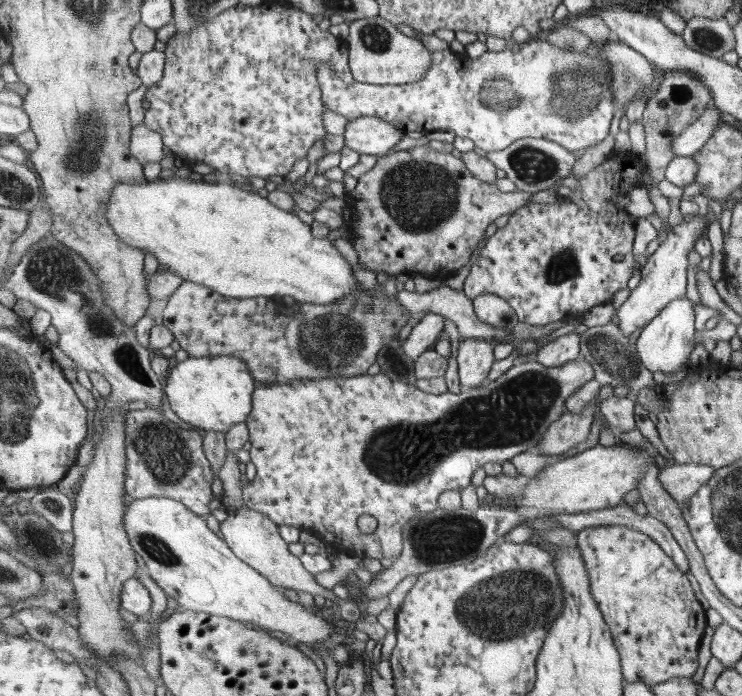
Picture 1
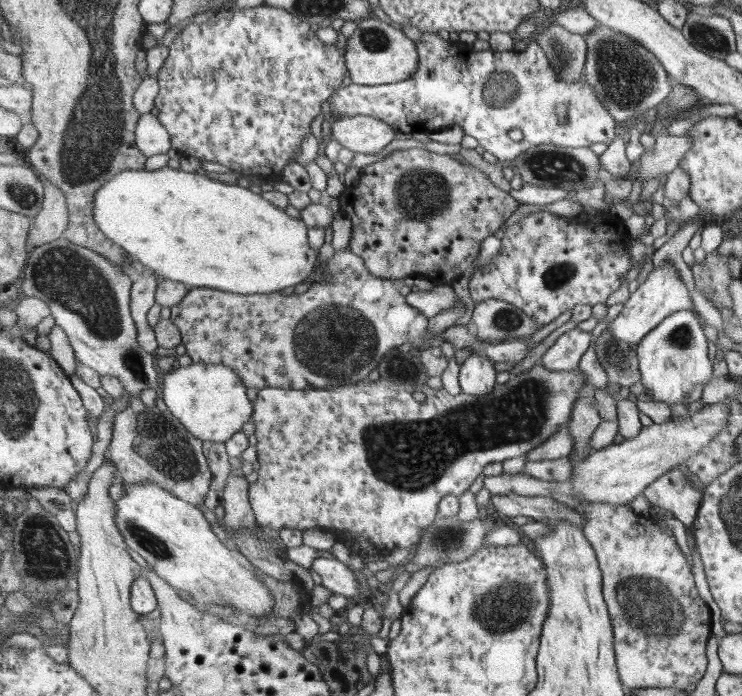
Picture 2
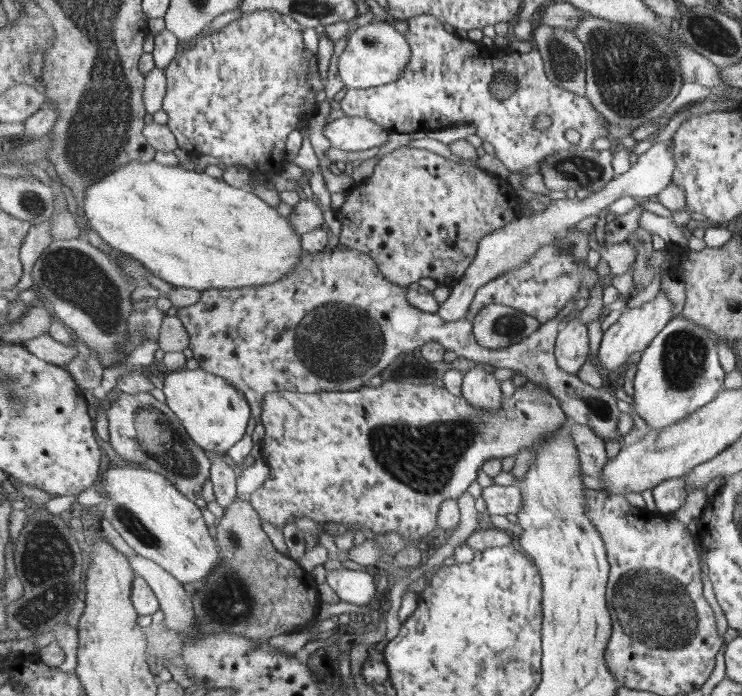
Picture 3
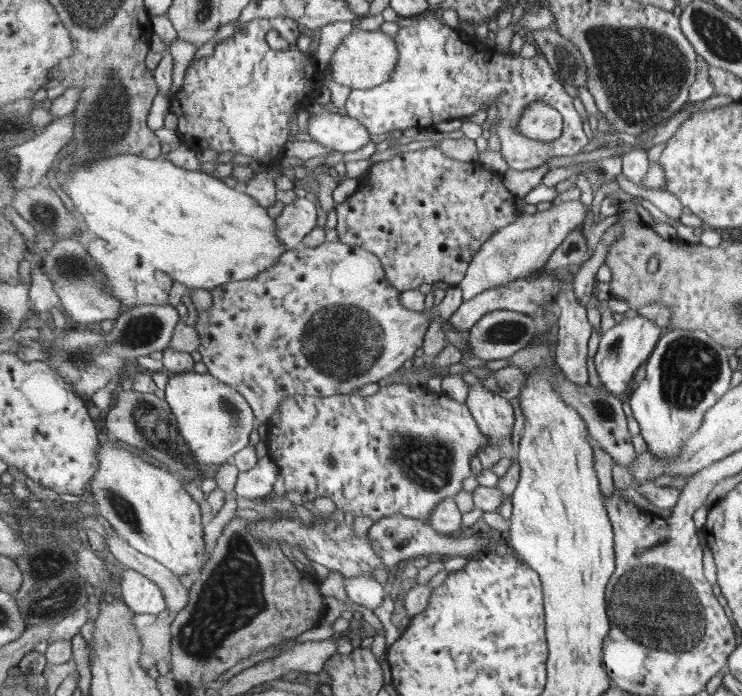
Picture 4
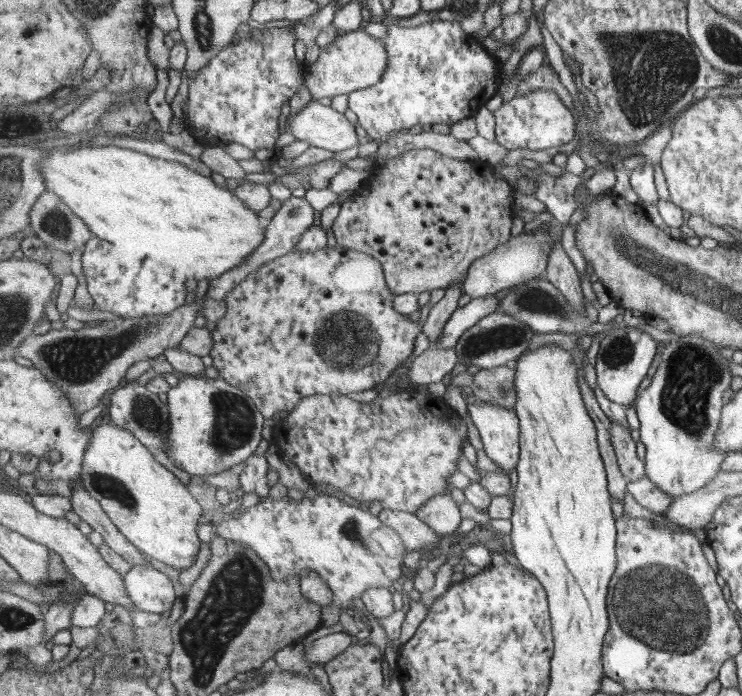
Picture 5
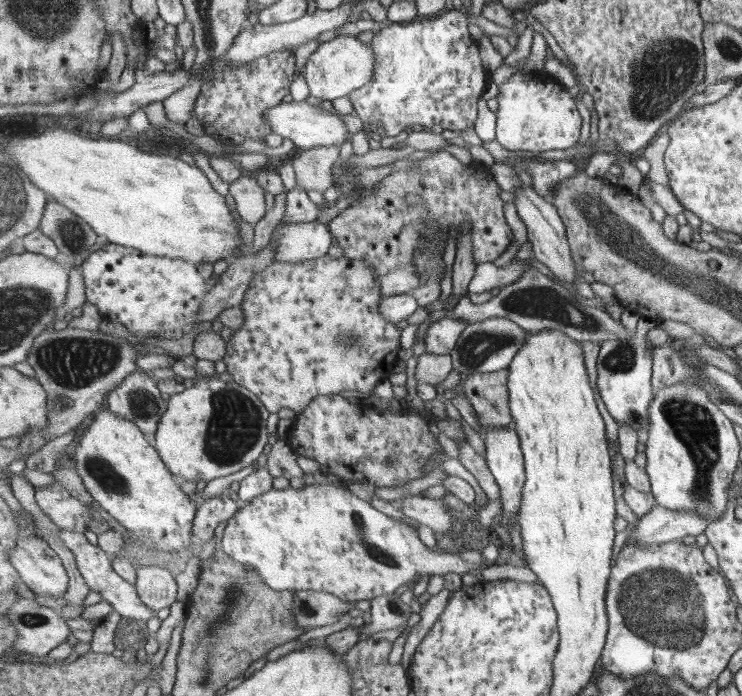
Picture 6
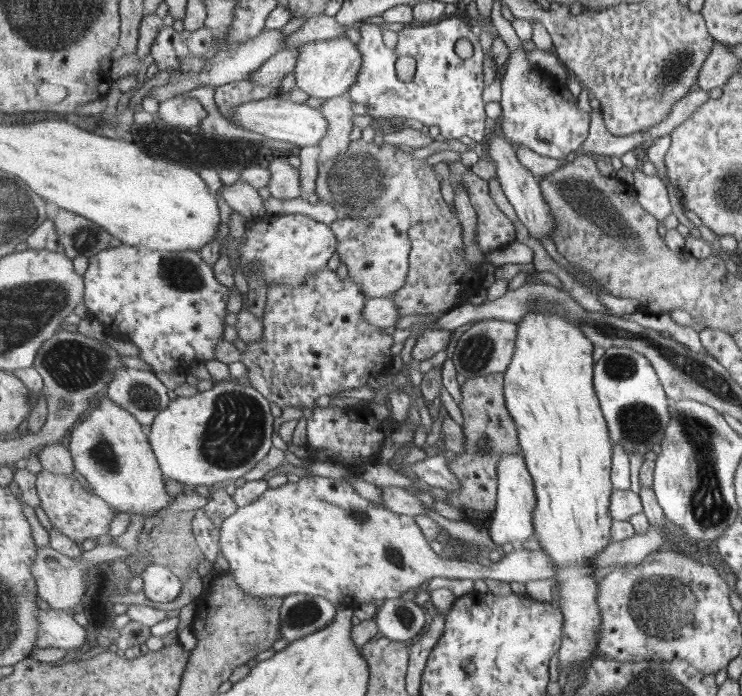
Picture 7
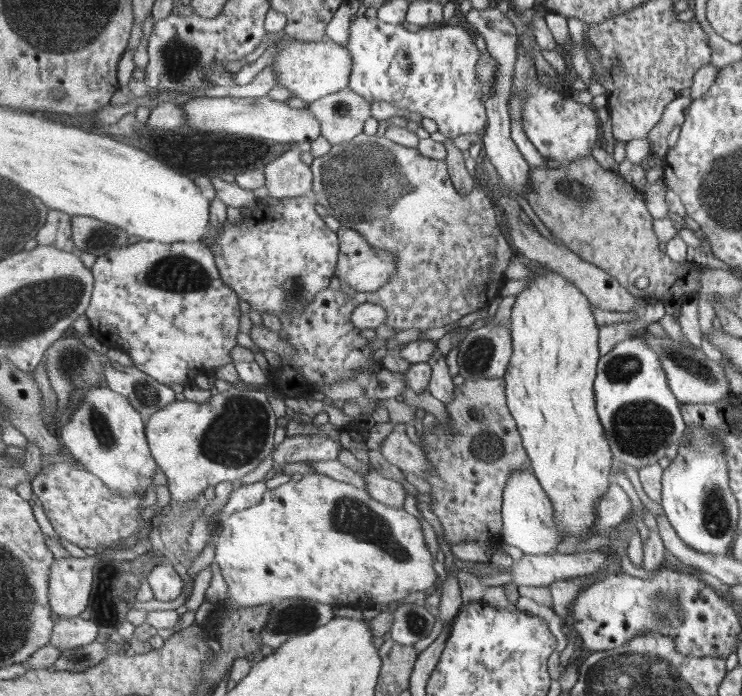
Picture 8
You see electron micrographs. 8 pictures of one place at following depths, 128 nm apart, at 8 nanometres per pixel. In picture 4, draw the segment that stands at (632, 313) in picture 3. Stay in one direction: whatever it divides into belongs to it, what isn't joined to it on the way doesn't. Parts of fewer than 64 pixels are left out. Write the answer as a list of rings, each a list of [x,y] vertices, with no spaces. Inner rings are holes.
[[[637,314],[636,317],[624,319],[601,334],[594,364],[604,388],[620,398],[629,398],[633,374],[637,372],[637,368],[645,366],[665,331],[666,328],[657,326],[653,320]]]

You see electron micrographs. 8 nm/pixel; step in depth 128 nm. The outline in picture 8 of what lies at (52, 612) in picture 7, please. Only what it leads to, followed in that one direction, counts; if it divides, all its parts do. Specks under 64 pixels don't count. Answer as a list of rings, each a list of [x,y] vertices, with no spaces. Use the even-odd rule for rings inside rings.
[[[59,616],[54,622],[54,633],[51,635],[51,644],[63,650],[79,648],[95,642],[99,626],[95,622],[83,618],[67,618]]]

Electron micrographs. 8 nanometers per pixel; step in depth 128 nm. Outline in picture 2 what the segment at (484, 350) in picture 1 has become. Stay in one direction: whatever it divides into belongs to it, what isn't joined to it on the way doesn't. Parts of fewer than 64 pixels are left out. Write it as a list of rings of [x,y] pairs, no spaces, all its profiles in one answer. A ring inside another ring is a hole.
[[[471,354],[465,359],[460,372],[462,392],[483,396],[491,393],[497,385],[497,368],[487,355]]]

